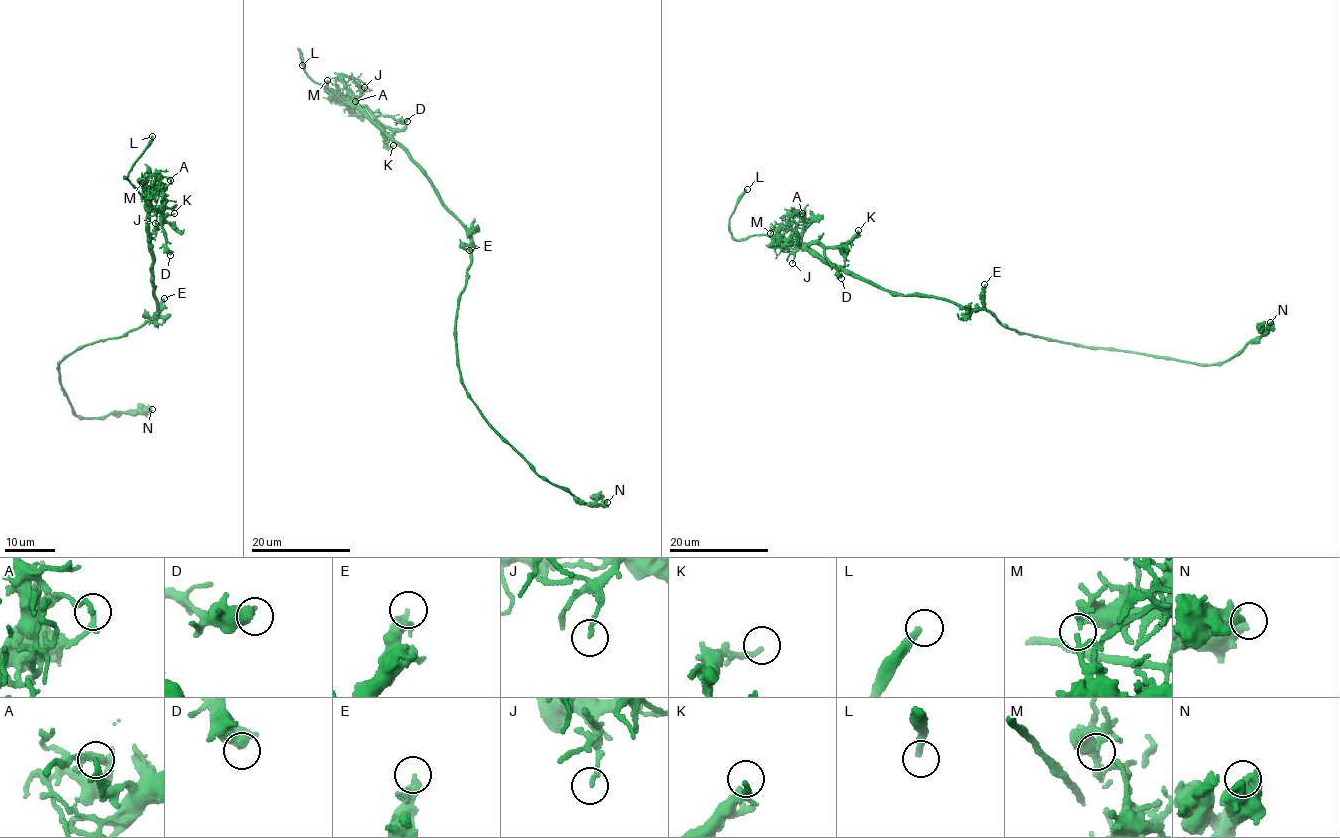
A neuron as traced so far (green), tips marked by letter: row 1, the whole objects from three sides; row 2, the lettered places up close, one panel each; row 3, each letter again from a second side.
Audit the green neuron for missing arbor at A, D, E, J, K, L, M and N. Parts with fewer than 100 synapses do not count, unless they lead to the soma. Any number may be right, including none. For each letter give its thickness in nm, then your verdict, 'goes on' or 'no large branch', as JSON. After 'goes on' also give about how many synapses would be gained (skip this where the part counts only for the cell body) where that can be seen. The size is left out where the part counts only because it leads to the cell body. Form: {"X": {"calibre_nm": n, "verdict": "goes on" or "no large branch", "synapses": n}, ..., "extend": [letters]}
{"A": {"calibre_nm": 260, "verdict": "no large branch"}, "D": {"calibre_nm": 600, "verdict": "no large branch"}, "E": {"calibre_nm": 380, "verdict": "no large branch"}, "J": {"calibre_nm": 140, "verdict": "no large branch"}, "K": {"calibre_nm": 220, "verdict": "no large branch"}, "L": {"calibre_nm": 280, "verdict": "goes on"}, "M": {"calibre_nm": 240, "verdict": "no large branch"}, "N": {"calibre_nm": 320, "verdict": "no large branch"}, "extend": ["L"]}

